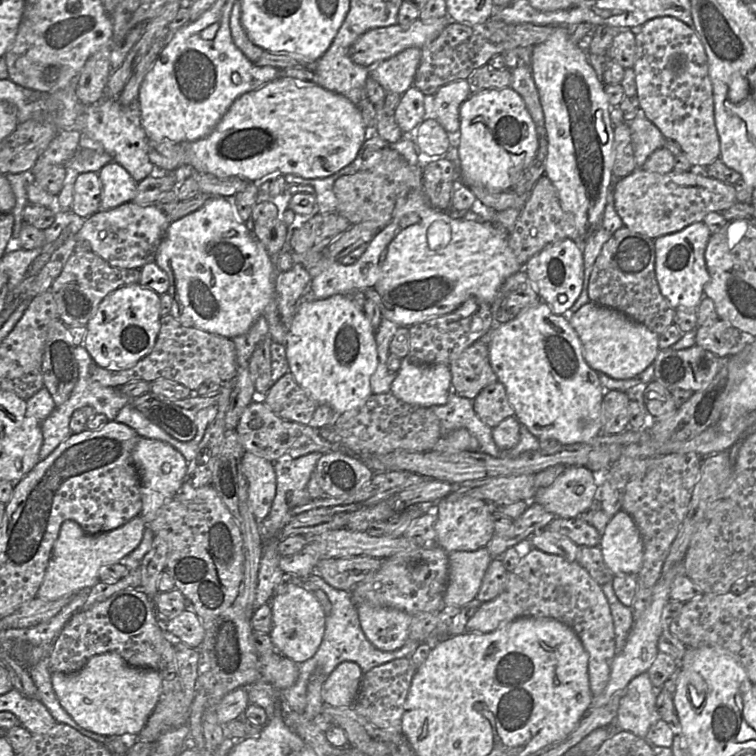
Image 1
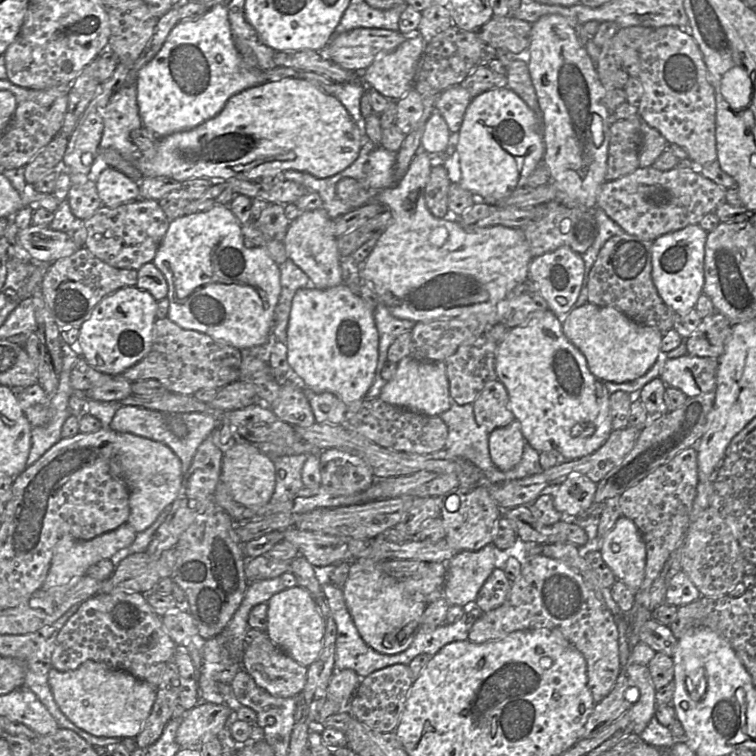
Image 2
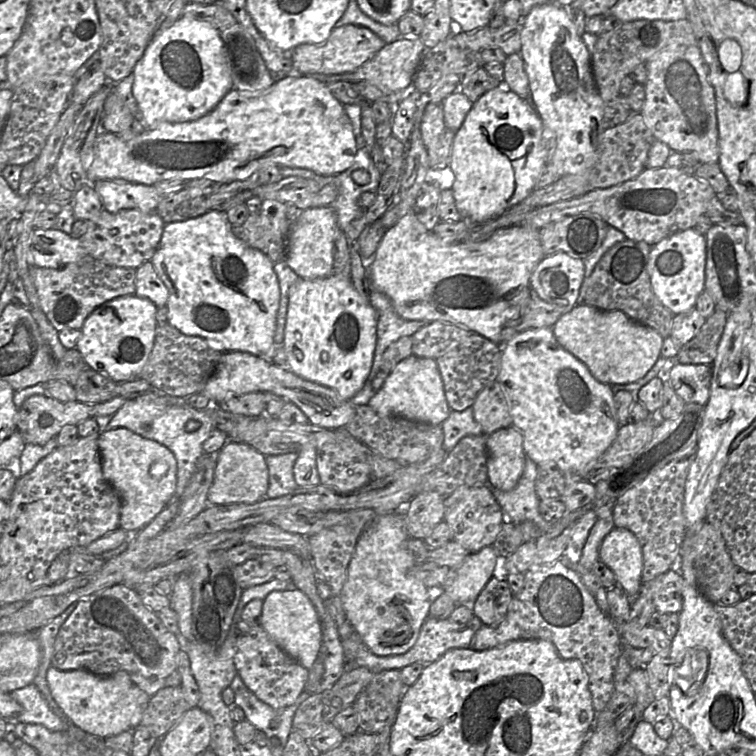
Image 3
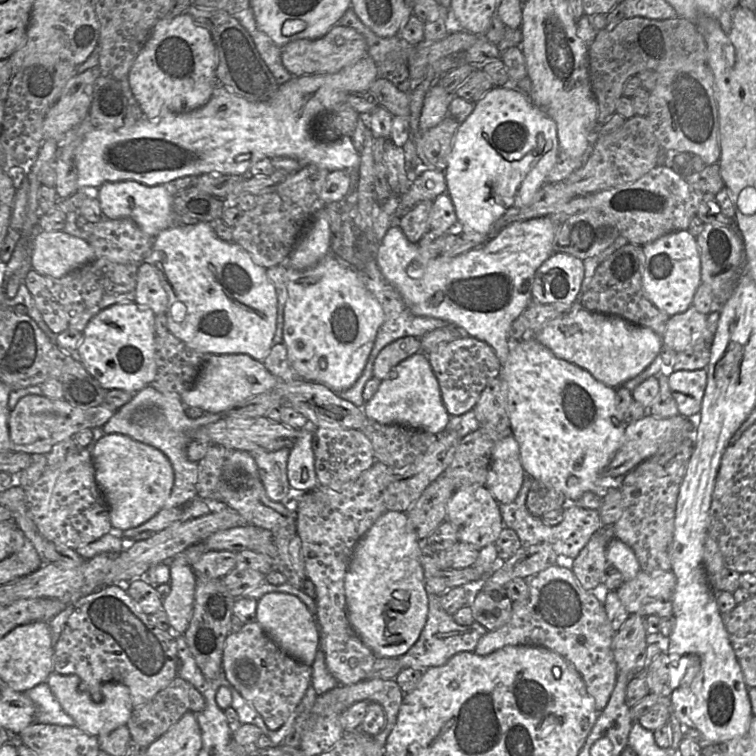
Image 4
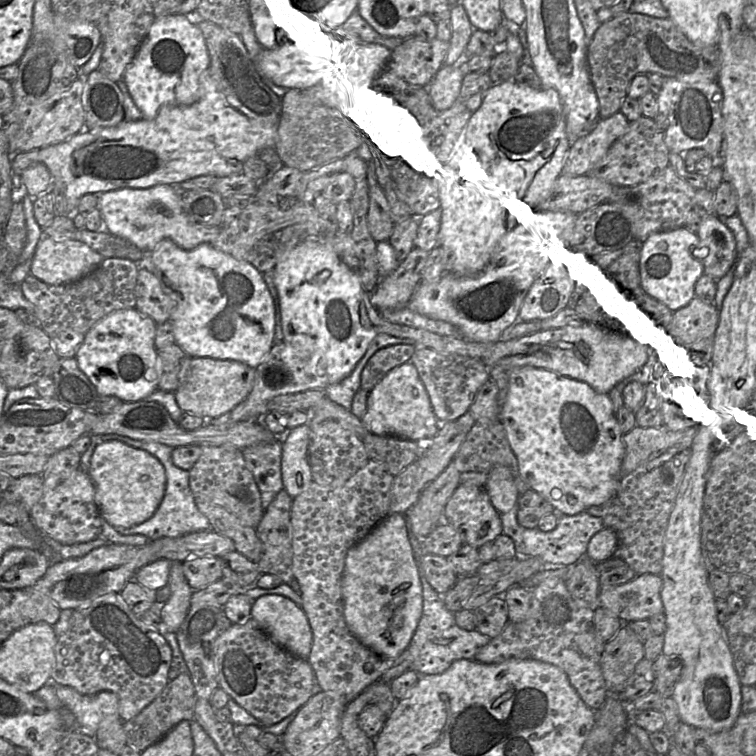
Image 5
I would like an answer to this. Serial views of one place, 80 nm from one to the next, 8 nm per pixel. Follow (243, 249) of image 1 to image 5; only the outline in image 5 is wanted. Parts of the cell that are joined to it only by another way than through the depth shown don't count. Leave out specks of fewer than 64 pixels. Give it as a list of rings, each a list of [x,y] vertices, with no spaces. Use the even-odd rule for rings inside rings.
[[[168,238],[161,240],[154,250],[136,263],[138,267],[144,267],[154,273],[163,290],[172,299],[173,311],[168,321],[173,327],[175,342],[188,356],[236,360],[256,369],[275,344],[274,300],[263,273],[252,264],[235,259],[211,243],[184,250]]]

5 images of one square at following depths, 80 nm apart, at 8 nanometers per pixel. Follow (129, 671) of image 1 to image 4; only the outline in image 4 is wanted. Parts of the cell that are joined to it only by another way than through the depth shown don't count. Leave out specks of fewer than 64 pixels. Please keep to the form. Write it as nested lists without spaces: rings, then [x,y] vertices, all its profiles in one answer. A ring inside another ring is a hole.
[[[52,671],[46,683],[63,710],[74,719],[75,725],[92,736],[104,735],[126,725],[134,710],[129,688],[121,683],[103,683],[99,690],[100,702],[94,701],[88,692],[81,689],[82,682],[77,675],[60,675]]]

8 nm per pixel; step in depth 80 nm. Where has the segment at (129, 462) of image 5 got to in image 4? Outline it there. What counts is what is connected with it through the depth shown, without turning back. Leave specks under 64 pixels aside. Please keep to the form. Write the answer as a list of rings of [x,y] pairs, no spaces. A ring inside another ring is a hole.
[[[119,433],[103,435],[92,450],[95,481],[108,507],[111,525],[121,531],[152,518],[165,504],[174,482],[171,462],[159,449]]]

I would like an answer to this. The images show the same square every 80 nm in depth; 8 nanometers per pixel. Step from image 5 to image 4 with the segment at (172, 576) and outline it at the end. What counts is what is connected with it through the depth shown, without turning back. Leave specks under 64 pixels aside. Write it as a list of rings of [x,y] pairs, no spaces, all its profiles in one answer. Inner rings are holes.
[[[182,555],[172,558],[168,566],[170,592],[163,599],[162,609],[167,614],[173,633],[183,635],[193,615],[197,577]]]

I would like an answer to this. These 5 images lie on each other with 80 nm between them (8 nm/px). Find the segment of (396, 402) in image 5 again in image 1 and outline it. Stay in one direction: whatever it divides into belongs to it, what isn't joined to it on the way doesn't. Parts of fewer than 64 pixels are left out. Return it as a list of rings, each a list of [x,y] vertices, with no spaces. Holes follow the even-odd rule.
[[[405,357],[390,393],[406,403],[429,408],[446,404],[450,389],[451,372],[447,364],[423,365]]]

